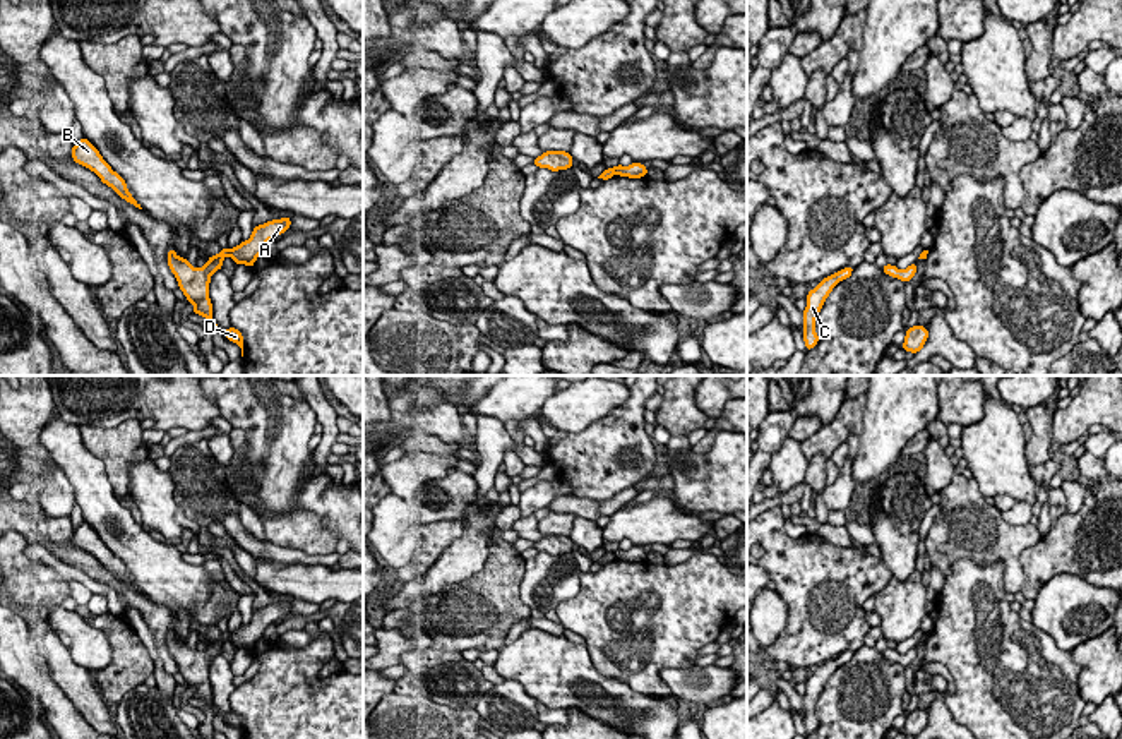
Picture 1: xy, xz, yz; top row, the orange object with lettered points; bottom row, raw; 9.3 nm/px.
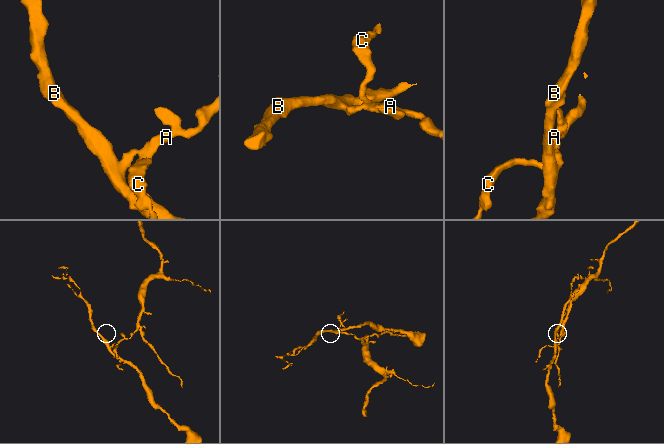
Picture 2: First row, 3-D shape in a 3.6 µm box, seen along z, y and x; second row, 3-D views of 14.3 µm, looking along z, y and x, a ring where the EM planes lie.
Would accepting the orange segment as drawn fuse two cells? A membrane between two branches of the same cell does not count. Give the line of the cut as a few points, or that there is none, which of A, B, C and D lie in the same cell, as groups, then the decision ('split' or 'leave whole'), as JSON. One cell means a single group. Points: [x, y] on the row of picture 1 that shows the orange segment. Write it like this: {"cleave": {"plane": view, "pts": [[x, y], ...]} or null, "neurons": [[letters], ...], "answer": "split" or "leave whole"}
{"cleave": {"plane": "xy", "pts": [[232, 249], [228, 254]]}, "neurons": [["A", "C"], ["B", "D"]], "answer": "split"}

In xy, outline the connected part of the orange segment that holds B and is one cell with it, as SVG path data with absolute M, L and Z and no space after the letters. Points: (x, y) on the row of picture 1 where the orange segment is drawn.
M82 137L75 146L72 146L72 158L75 163L94 171L101 178L101 182L111 187L122 199L142 209L128 192L125 180L111 170L99 151L91 144L91 141Z

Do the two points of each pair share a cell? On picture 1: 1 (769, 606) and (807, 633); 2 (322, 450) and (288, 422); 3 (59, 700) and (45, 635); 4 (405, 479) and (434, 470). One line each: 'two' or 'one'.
1: two
2: two
3: two
4: one

